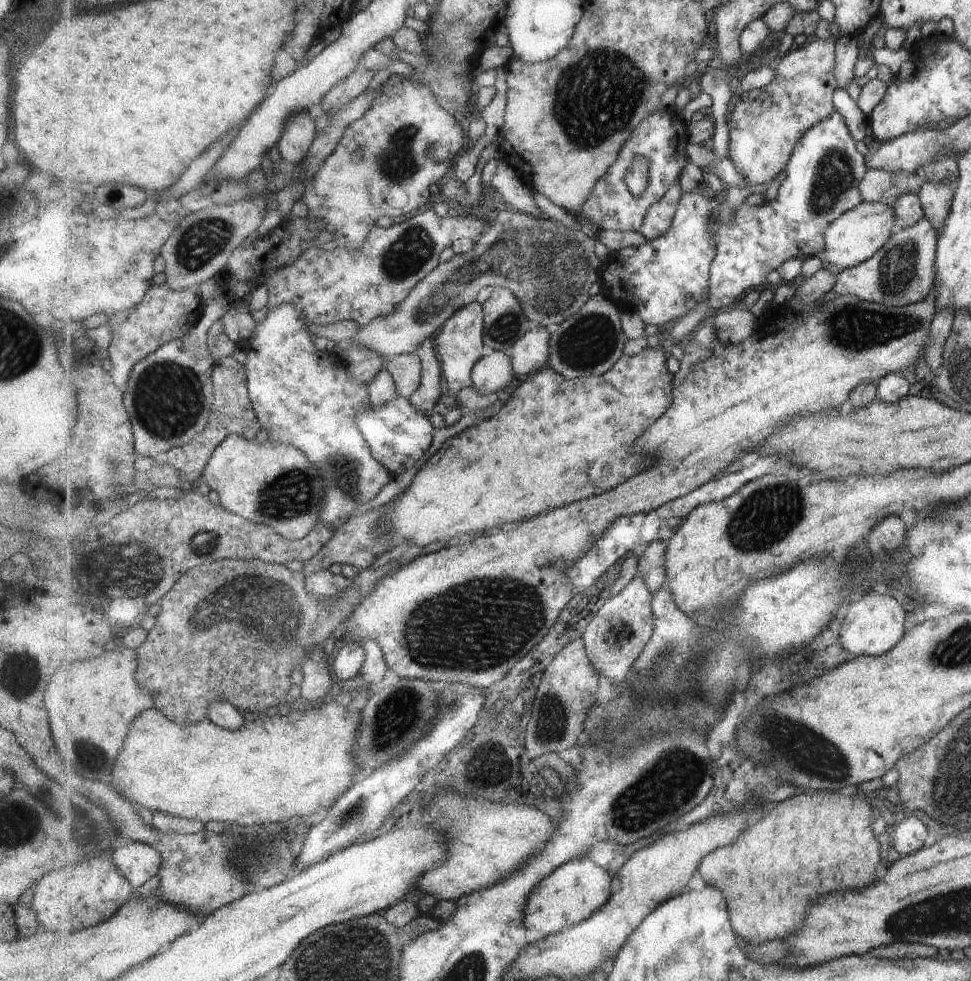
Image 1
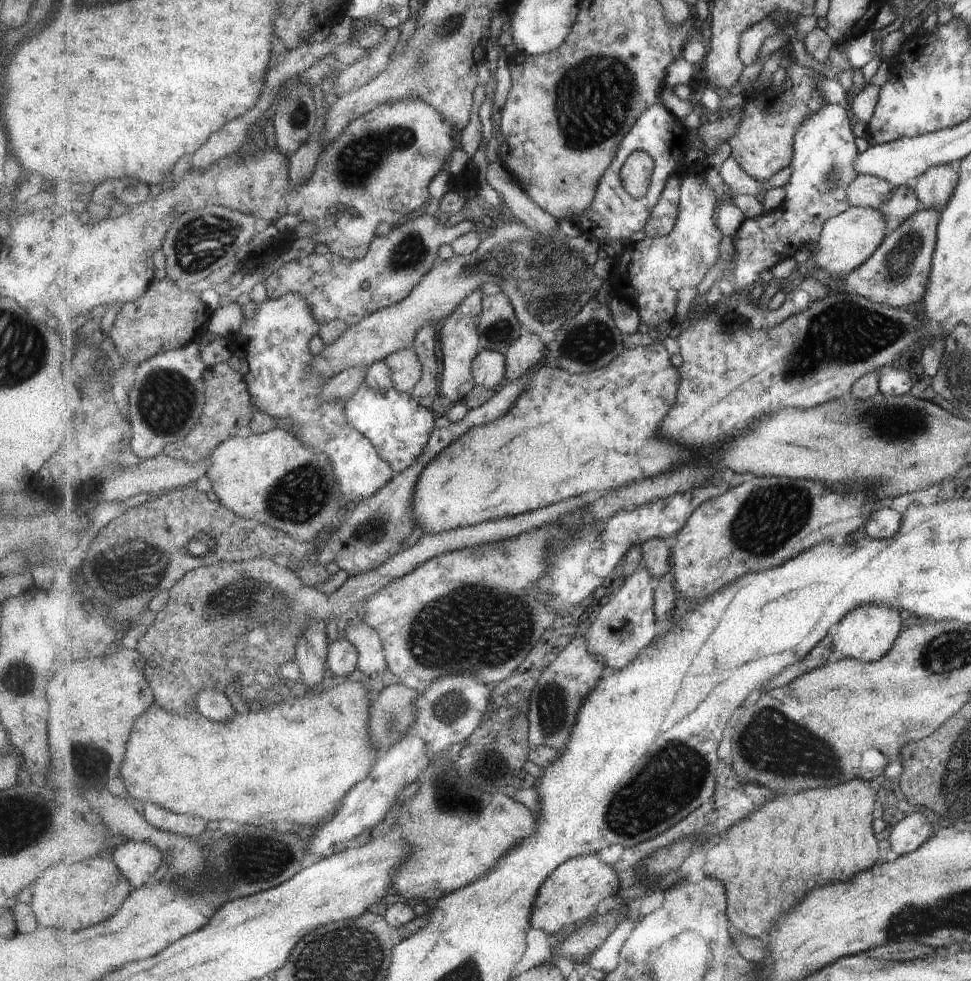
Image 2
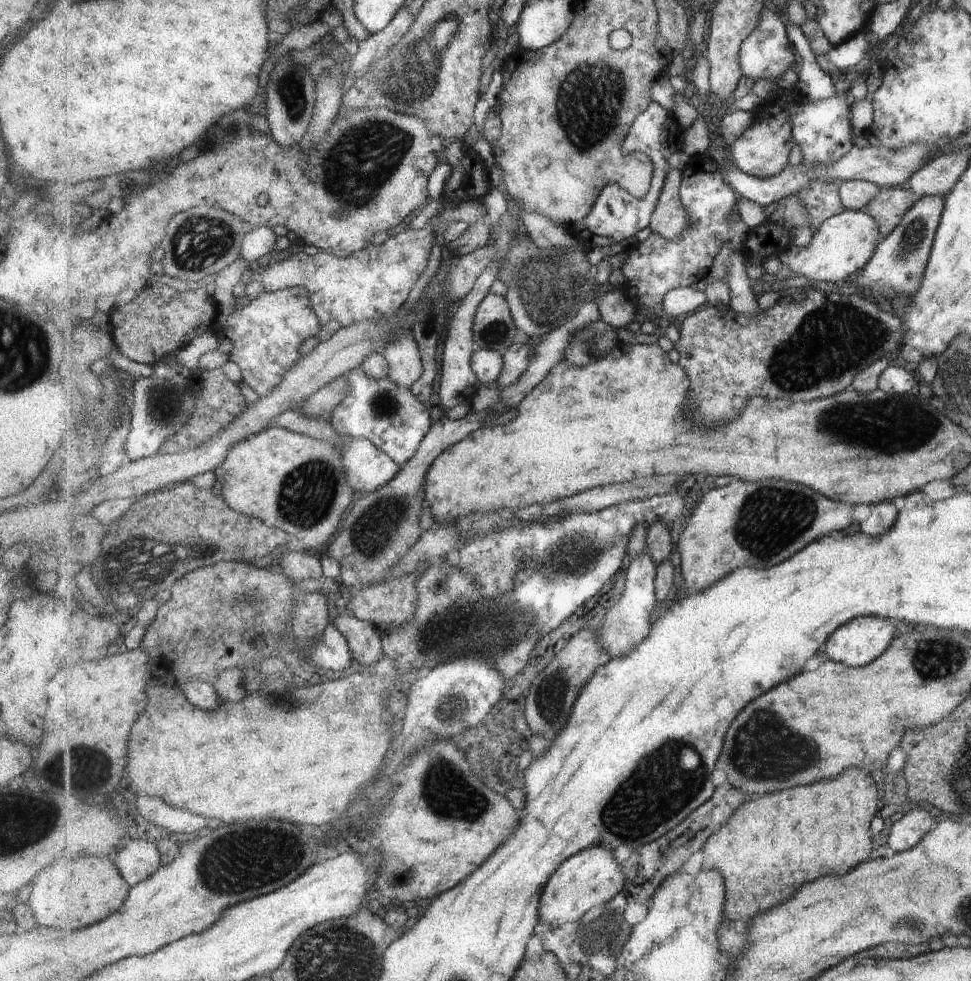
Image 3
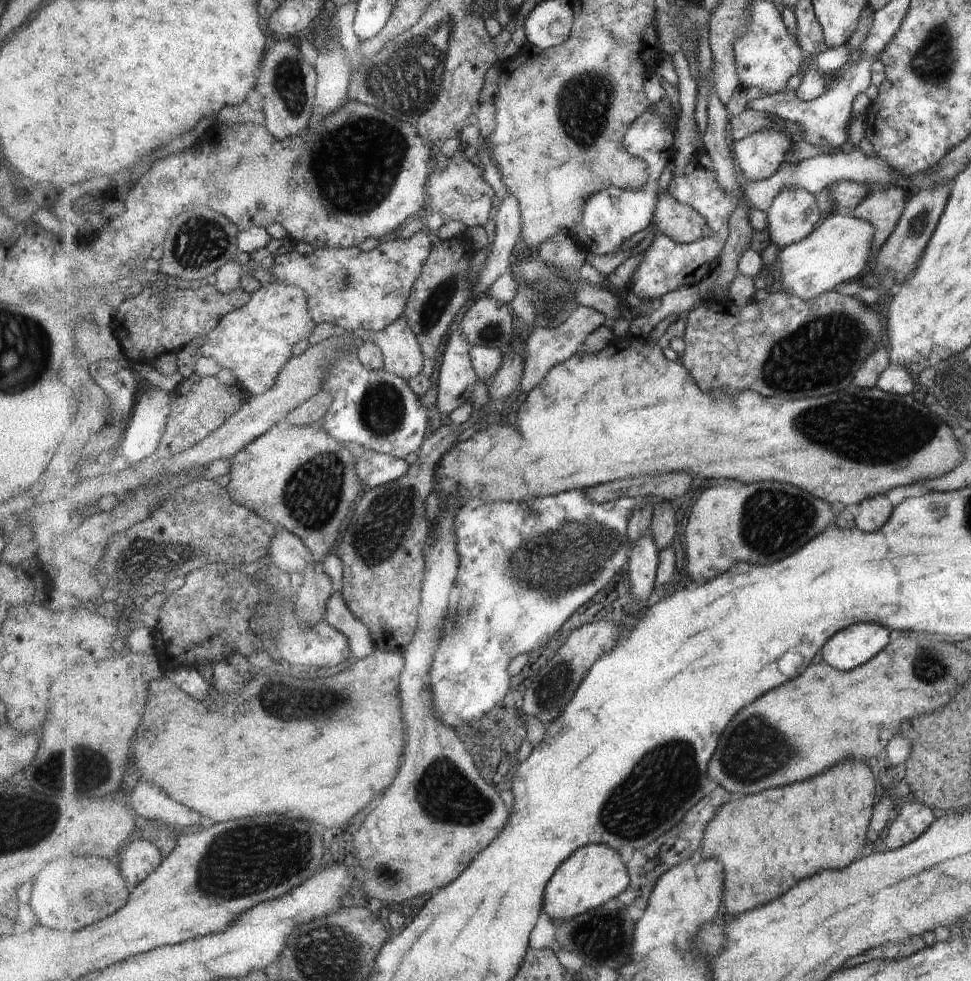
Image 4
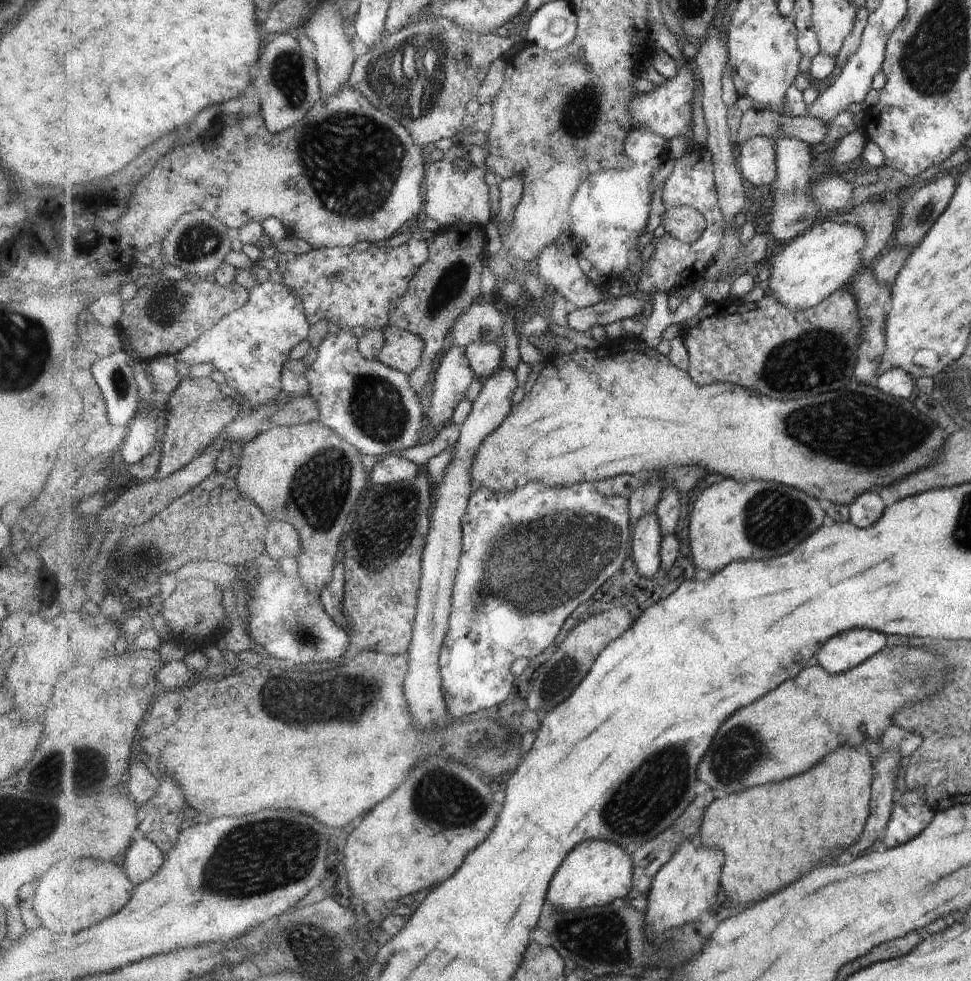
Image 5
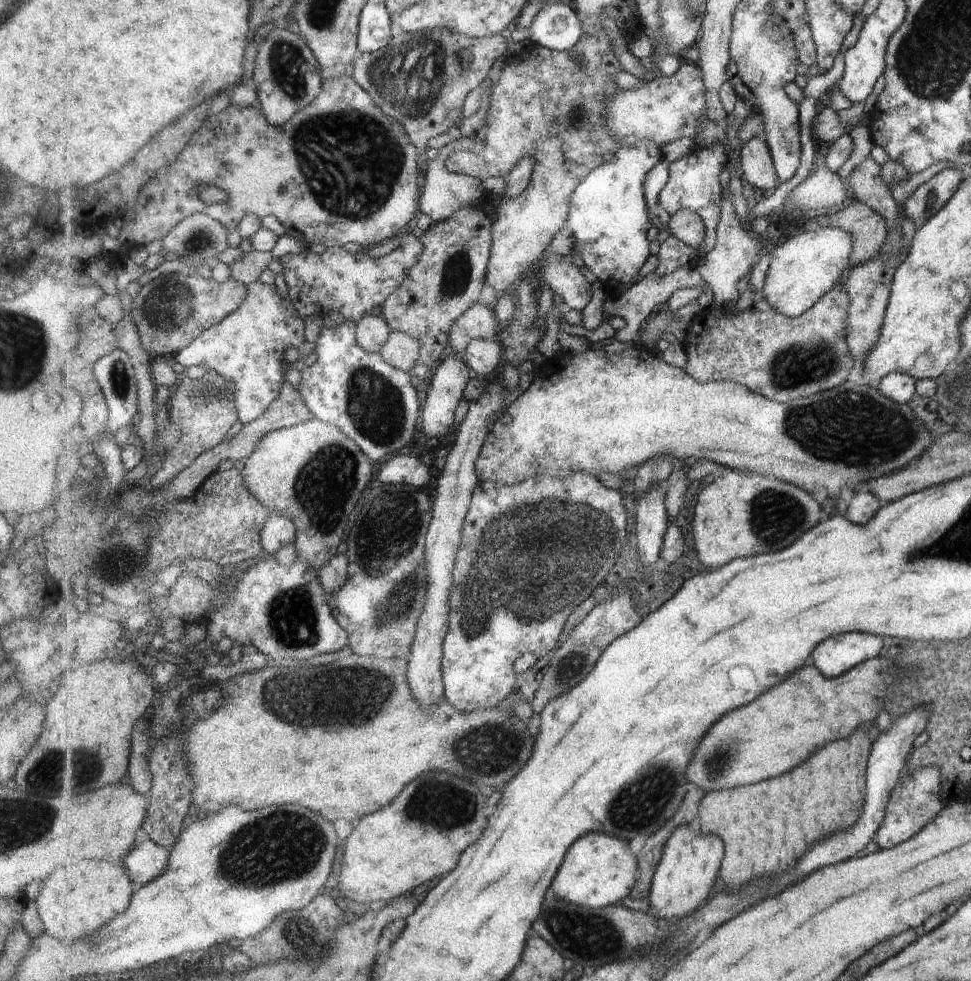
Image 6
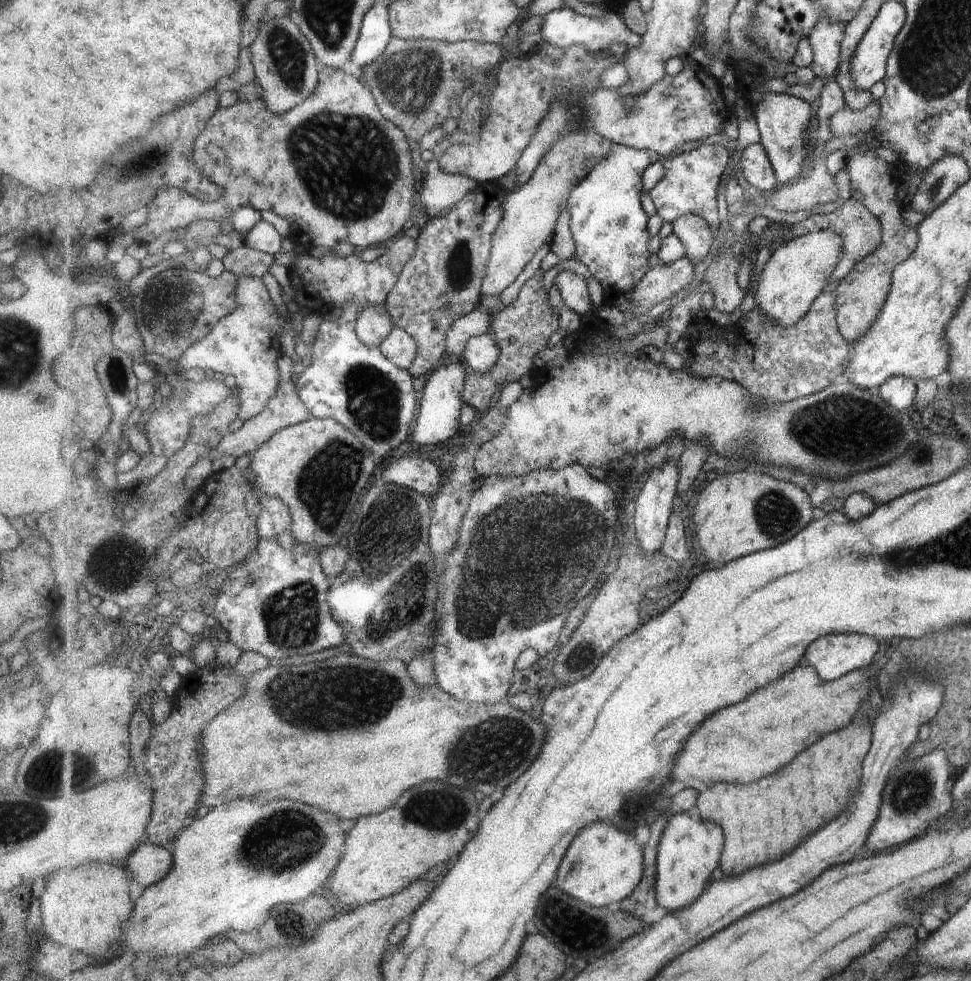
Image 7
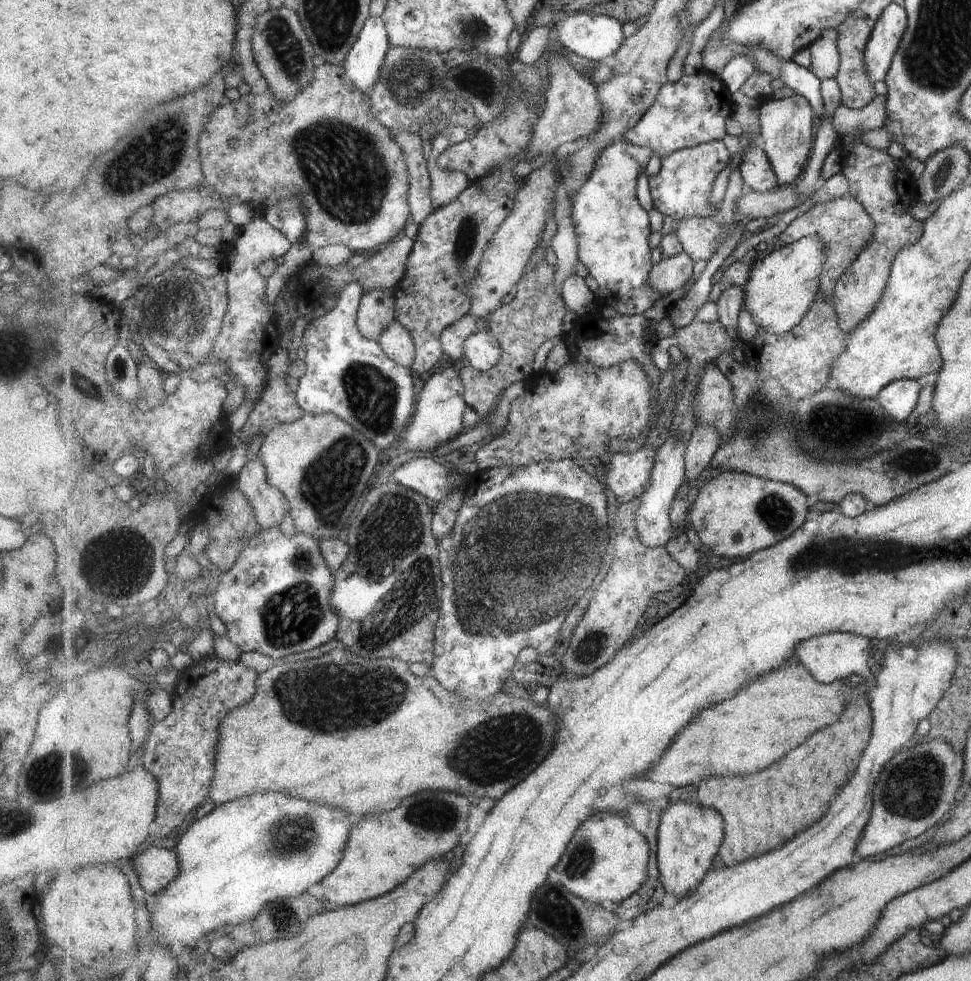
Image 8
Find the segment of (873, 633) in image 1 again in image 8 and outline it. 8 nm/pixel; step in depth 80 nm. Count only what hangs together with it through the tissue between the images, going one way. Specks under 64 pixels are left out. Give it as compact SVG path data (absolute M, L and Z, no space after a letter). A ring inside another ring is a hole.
M821 634L815 636L813 640L807 640L797 648L796 657L799 662L803 663L812 673L817 676L817 680L831 684L835 680L853 679L853 674L865 674L867 672L867 660L869 660L869 642L863 636L855 634Z

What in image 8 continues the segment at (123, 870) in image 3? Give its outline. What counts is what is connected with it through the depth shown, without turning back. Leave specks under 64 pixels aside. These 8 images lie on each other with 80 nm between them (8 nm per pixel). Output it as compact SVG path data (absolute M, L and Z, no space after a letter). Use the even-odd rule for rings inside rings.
M158 843L147 847L129 862L146 893L157 892L168 885L176 877L180 867L175 850L160 847Z

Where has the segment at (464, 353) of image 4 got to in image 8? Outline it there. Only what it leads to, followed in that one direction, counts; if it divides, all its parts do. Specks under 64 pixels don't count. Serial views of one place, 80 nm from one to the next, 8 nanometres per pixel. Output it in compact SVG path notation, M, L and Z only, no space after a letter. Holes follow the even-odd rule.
M452 366L439 373L436 370L426 381L419 394L421 398L417 401L416 414L412 422L403 432L401 438L401 449L403 452L431 451L439 447L443 442L449 442L459 436L465 428L464 412L468 407L464 399L464 382Z

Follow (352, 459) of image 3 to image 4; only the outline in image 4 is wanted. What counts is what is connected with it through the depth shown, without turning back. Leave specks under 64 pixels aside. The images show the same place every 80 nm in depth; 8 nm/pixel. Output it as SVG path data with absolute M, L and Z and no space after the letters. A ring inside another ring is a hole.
M364 450L364 454L357 458L357 474L366 488L378 488L401 480L409 474L411 465L405 460L392 455L379 454L373 450Z

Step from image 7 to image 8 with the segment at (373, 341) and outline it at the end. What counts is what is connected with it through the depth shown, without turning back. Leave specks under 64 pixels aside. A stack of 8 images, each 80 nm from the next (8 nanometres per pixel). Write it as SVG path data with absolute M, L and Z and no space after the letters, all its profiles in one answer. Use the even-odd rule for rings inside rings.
M394 289L365 293L358 312L358 327L365 338L377 341L395 320Z

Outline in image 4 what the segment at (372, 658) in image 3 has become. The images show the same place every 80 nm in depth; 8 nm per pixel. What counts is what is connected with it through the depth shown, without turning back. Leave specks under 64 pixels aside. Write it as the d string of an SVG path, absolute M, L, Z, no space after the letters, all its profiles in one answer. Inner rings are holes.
M336 586L333 596L327 600L326 622L348 637L352 659L359 661L369 658L377 649L373 638L370 638L367 626L360 622L347 607L341 586Z

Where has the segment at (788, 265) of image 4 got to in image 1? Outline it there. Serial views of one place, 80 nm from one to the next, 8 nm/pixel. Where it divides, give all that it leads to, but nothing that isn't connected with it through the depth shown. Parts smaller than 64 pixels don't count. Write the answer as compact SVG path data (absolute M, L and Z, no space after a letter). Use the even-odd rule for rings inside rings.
M861 201L856 207L848 210L841 218L838 218L826 232L826 252L822 260L837 264L841 270L856 267L871 256L875 255L885 243L888 242L889 228L893 226L893 207L884 202Z

